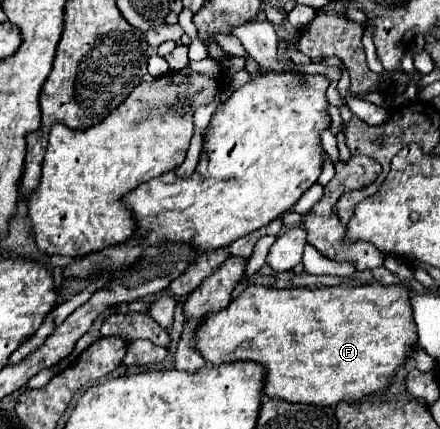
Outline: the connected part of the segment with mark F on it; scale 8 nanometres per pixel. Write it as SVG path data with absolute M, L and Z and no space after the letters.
M371 283L371 285L361 285L355 289L343 289L343 287L315 287L315 289L273 289L273 287L263 287L263 285L251 285L247 287L237 299L233 299L225 309L217 313L209 313L199 327L195 329L197 333L193 335L193 349L211 365L223 365L223 363L233 363L233 361L255 361L265 367L265 383L263 383L263 395L267 397L277 397L283 401L291 403L311 403L311 405L337 405L339 401L355 401L365 395L371 395L375 391L381 391L389 385L391 377L395 375L395 369L405 363L407 355L405 349L417 343L417 329L413 323L413 309L409 303L409 289L399 287L399 285L381 285L381 283Z

